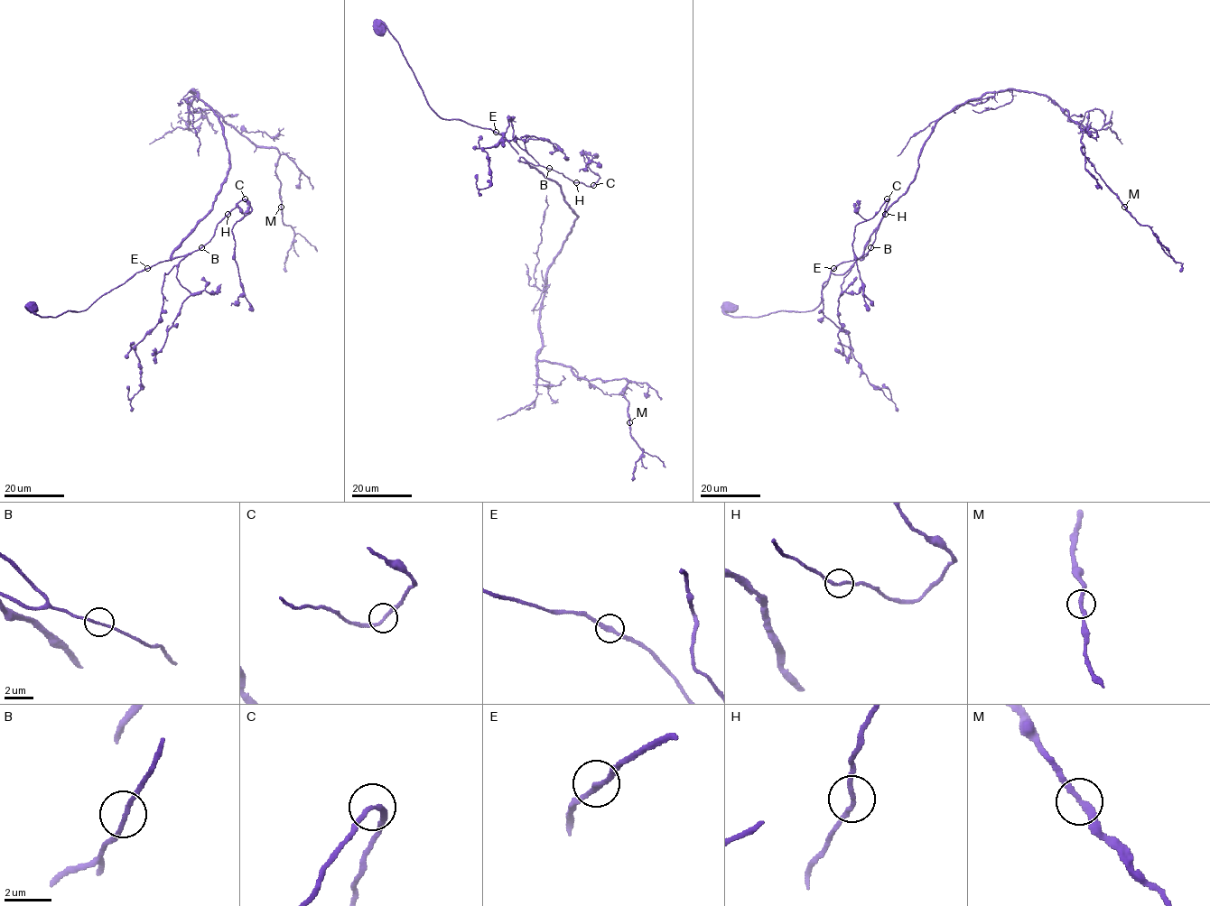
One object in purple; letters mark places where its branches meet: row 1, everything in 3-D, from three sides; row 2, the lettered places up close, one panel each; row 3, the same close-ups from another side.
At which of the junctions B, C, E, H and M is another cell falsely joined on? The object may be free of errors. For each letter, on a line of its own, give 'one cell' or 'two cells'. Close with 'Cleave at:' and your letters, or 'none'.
B: one cell
C: one cell
E: one cell
H: one cell
M: one cell
Cleave at: none

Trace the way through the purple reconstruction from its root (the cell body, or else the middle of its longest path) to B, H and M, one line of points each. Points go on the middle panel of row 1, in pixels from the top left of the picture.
B: (381, 25), (382, 22), (398, 43), (427, 105), (438, 115), (490, 129), (499, 134), (519, 157), (549, 168)
H: (381, 25), (382, 22), (398, 43), (427, 105), (438, 115), (490, 129), (499, 134), (519, 157), (576, 182)
M: (381, 25), (438, 115), (499, 134), (560, 187), (578, 216), (546, 275), (537, 359), (626, 378), (629, 422)

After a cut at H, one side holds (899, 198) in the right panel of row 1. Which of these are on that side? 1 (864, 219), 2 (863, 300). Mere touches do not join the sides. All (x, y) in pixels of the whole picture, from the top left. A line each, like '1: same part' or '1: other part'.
1: other part
2: other part

